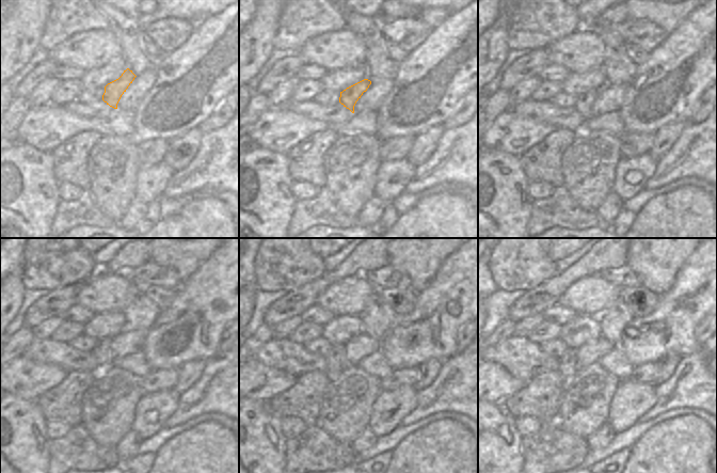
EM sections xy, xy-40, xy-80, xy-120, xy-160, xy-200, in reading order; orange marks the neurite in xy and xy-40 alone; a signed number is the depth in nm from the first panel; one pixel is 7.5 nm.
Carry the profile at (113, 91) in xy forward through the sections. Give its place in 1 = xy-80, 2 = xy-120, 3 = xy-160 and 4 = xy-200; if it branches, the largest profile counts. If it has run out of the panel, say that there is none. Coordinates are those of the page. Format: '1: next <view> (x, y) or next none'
1: next xy-80 (584, 104)
2: next xy-120 (102, 355)
3: next xy-160 (335, 359)
4: next xy-200 (567, 363)

